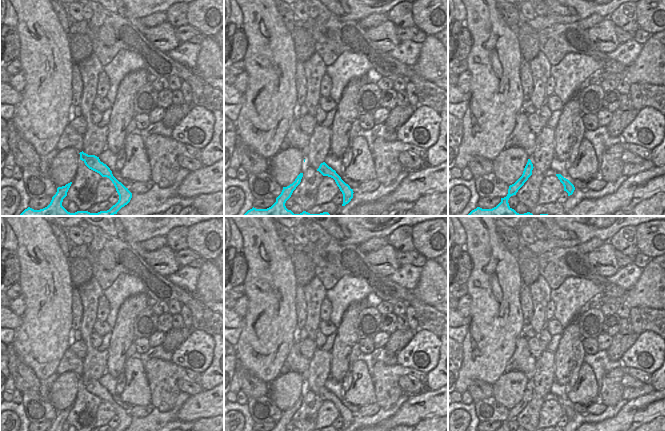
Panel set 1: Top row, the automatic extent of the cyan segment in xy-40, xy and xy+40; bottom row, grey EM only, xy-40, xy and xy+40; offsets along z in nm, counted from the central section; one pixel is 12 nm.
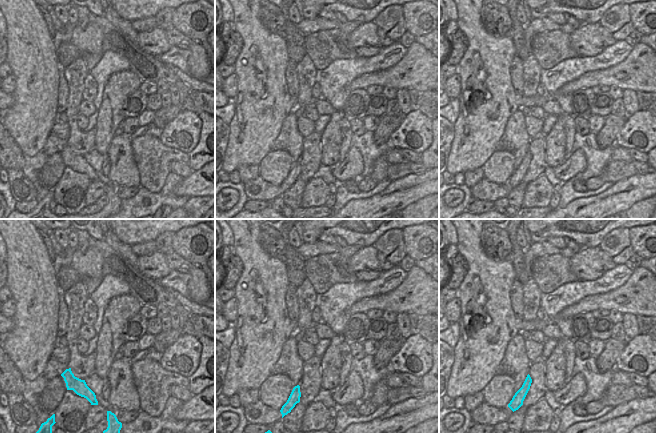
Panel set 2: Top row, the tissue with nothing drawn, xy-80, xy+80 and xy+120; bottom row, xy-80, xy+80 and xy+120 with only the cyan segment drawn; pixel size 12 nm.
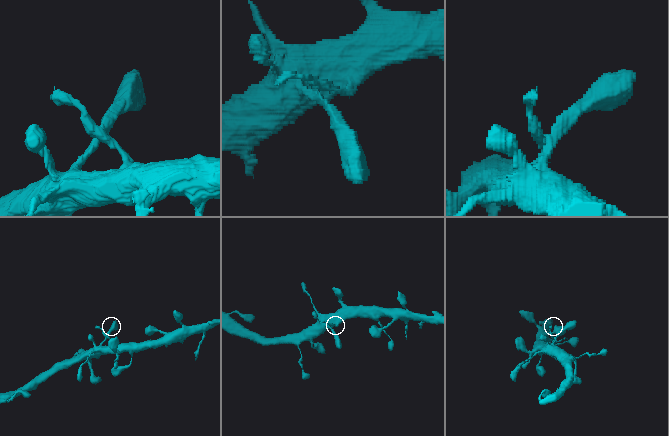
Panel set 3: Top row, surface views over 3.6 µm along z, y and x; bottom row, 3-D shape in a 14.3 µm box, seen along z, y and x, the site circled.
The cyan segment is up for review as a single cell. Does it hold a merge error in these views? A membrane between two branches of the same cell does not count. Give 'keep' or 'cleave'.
keep

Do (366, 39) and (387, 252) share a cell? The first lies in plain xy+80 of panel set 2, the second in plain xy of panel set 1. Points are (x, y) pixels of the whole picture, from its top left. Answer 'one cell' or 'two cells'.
one cell

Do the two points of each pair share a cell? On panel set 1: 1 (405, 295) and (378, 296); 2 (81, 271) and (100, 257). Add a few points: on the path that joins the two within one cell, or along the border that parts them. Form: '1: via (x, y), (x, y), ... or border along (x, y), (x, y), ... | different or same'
1: via (398, 295), (385, 295) | same
2: border along (85, 257), (91, 266), (92, 276) | different

